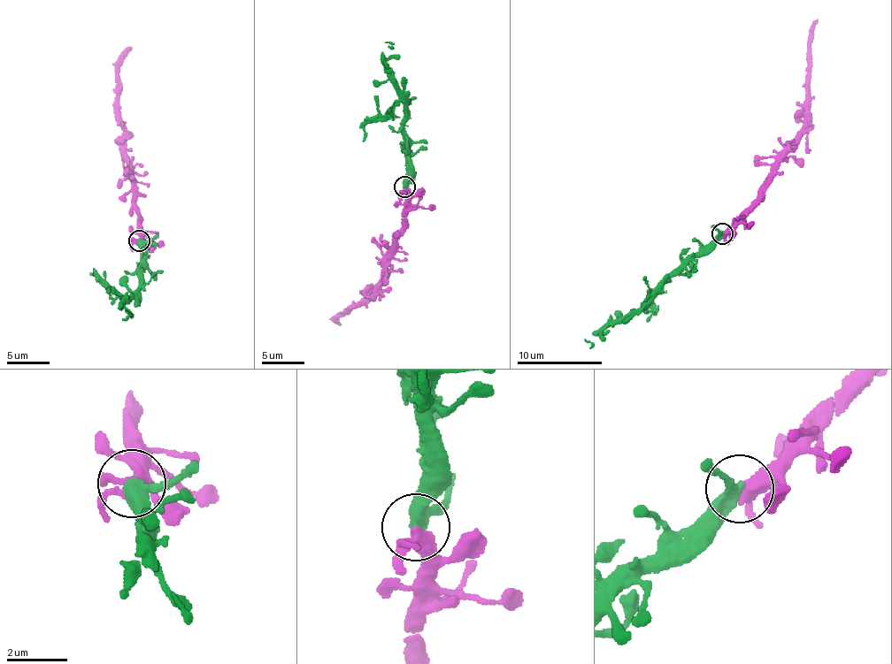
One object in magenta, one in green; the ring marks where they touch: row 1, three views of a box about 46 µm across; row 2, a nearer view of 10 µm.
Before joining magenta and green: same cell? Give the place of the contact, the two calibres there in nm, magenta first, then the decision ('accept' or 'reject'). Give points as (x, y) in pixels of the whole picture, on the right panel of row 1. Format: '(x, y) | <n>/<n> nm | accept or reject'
(722, 233) | 320/360 nm | accept

